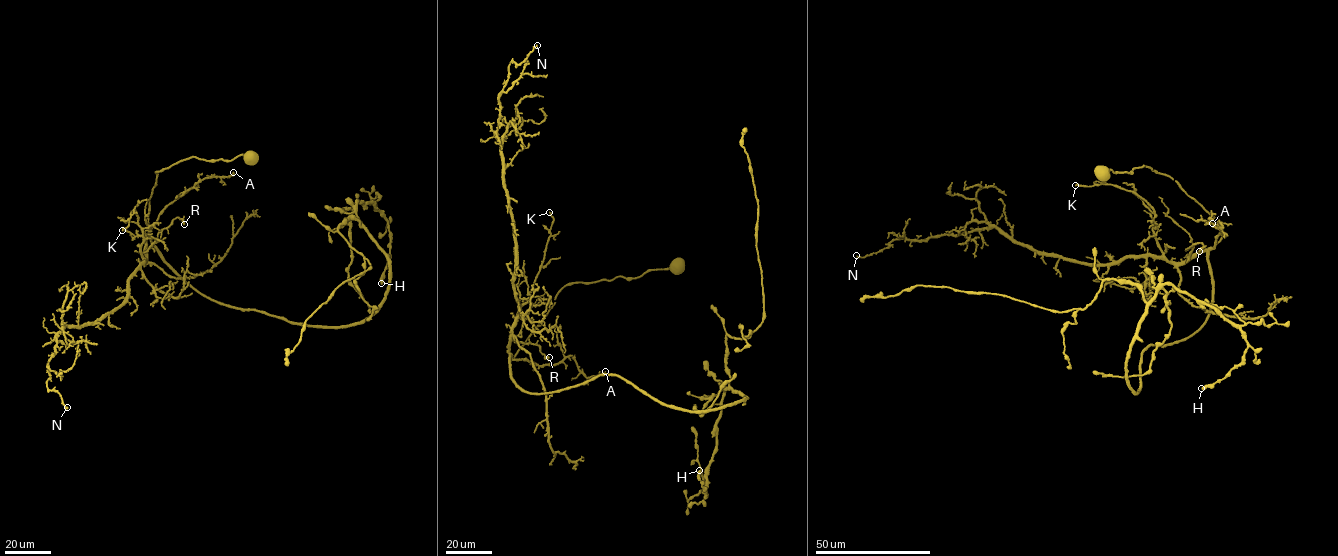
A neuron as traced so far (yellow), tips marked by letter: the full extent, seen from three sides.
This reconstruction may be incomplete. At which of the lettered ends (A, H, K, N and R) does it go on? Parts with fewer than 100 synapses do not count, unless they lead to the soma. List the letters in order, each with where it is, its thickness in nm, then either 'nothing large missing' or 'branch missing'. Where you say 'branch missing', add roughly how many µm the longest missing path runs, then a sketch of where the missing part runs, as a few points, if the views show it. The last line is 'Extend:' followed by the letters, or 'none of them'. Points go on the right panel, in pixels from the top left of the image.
A: (1212, 223) | 80 nm | nothing large missing
H: (1201, 388) | 600 nm | nothing large missing
K: (1075, 185) | 220 nm | nothing large missing
N: (856, 255) | 200 nm | nothing large missing
R: (1199, 251) | 400 nm | nothing large missing
Extend: none of them

